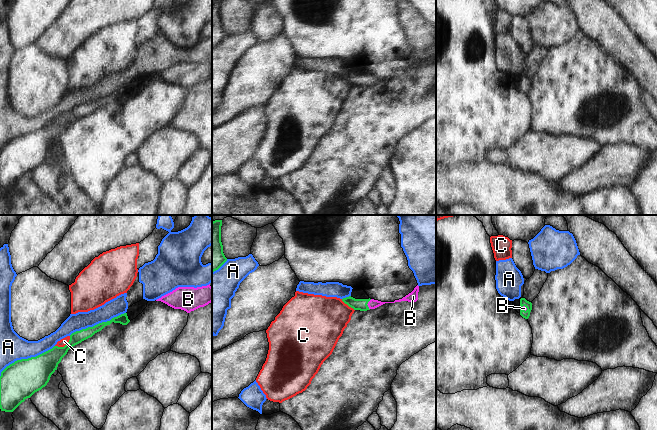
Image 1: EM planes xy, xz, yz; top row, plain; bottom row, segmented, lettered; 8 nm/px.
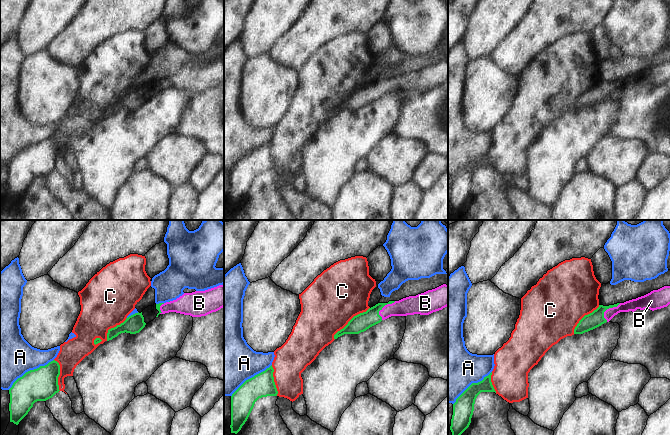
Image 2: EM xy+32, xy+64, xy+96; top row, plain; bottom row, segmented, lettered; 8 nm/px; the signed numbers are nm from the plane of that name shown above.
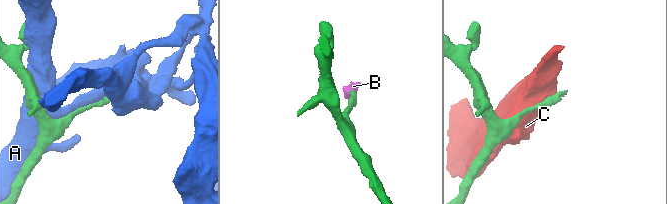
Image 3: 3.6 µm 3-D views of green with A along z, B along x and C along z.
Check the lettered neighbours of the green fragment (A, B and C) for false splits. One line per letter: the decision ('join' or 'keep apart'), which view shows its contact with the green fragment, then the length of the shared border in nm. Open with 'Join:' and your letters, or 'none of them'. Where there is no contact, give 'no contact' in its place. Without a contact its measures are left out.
Join: B
A: keep apart; contact in xy; length 500 nm
B: join; contact in xz; length 90 nm
C: keep apart; contact in xy; length 150 nm

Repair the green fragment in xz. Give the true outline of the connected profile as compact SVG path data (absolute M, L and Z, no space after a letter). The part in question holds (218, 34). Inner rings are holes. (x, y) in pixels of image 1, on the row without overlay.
M212 0L212 48L218 46L227 37L221 18L221 2L222 0Z

